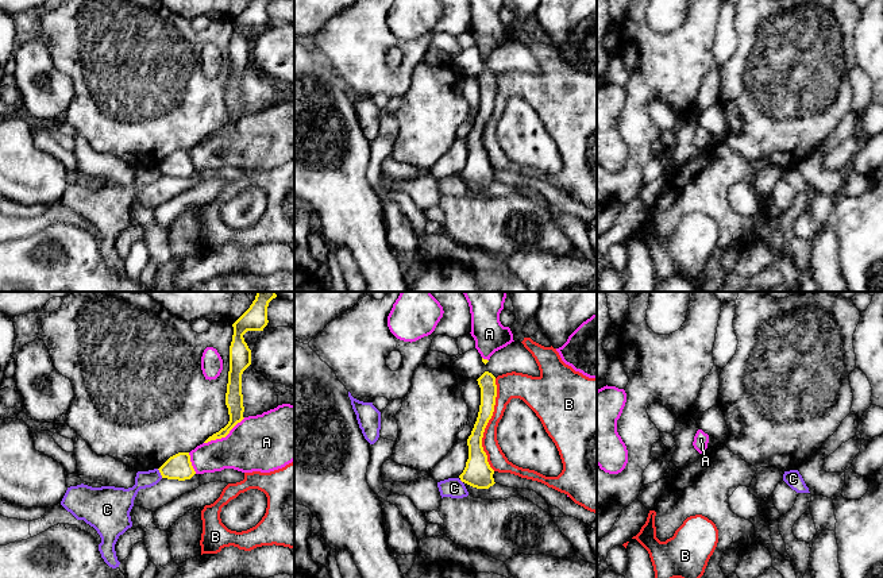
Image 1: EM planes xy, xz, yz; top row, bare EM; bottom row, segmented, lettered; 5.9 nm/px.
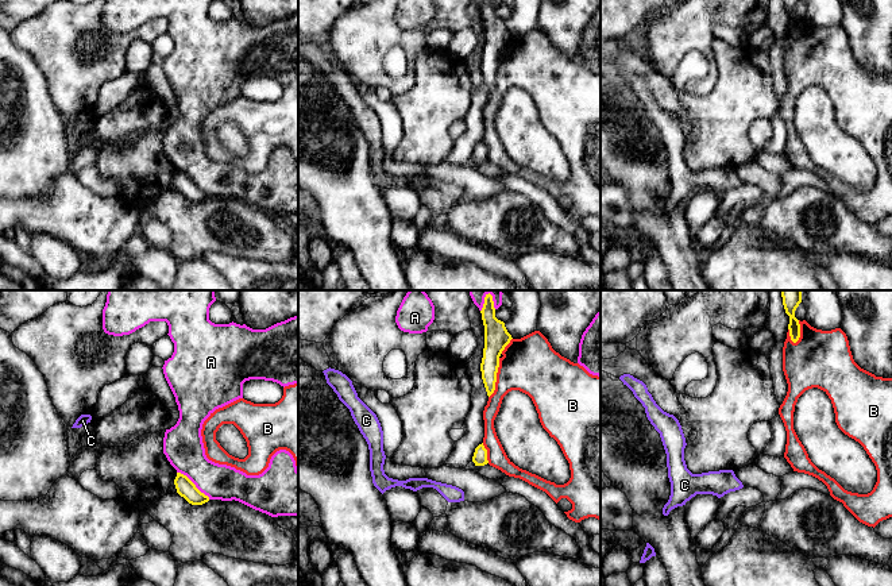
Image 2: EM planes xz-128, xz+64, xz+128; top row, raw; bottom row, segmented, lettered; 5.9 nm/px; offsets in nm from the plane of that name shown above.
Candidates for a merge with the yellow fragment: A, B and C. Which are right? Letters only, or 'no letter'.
no letter

